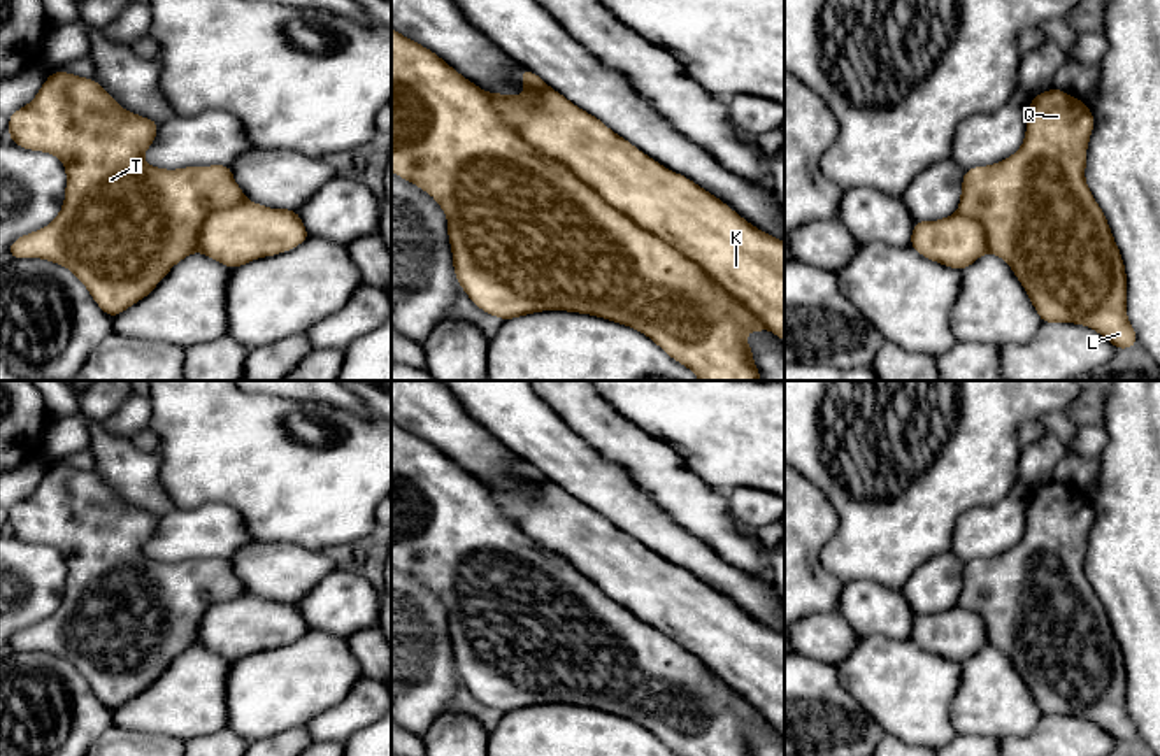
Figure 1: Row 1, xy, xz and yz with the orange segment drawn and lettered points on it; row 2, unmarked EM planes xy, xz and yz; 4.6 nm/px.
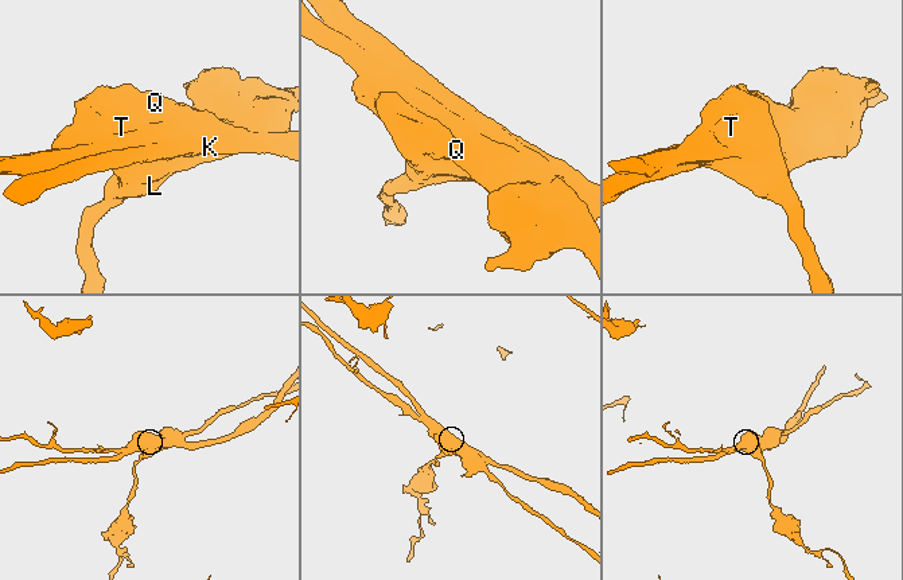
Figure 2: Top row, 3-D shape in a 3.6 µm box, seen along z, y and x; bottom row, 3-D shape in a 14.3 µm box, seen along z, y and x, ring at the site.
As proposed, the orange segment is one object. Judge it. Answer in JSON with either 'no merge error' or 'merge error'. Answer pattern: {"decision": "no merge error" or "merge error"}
{"decision": "merge error"}

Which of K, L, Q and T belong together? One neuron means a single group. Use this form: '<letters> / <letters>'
K / L Q T

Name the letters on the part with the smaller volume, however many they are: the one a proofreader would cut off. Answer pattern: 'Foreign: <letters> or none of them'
Foreign: K

